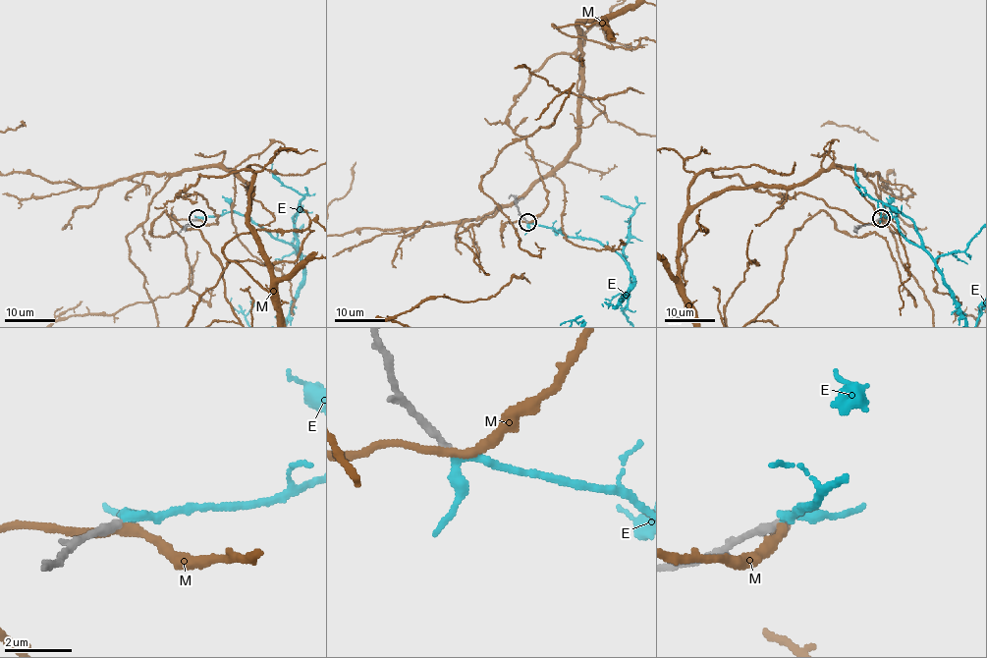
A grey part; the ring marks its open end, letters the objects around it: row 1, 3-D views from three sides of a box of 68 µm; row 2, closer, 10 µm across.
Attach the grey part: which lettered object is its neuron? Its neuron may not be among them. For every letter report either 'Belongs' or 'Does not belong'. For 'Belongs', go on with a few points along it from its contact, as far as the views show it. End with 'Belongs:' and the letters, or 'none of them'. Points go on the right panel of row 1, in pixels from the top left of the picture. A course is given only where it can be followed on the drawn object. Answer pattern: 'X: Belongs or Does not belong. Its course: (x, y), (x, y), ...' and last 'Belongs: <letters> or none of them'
E: Belongs
M: Does not belong
Belongs: E

